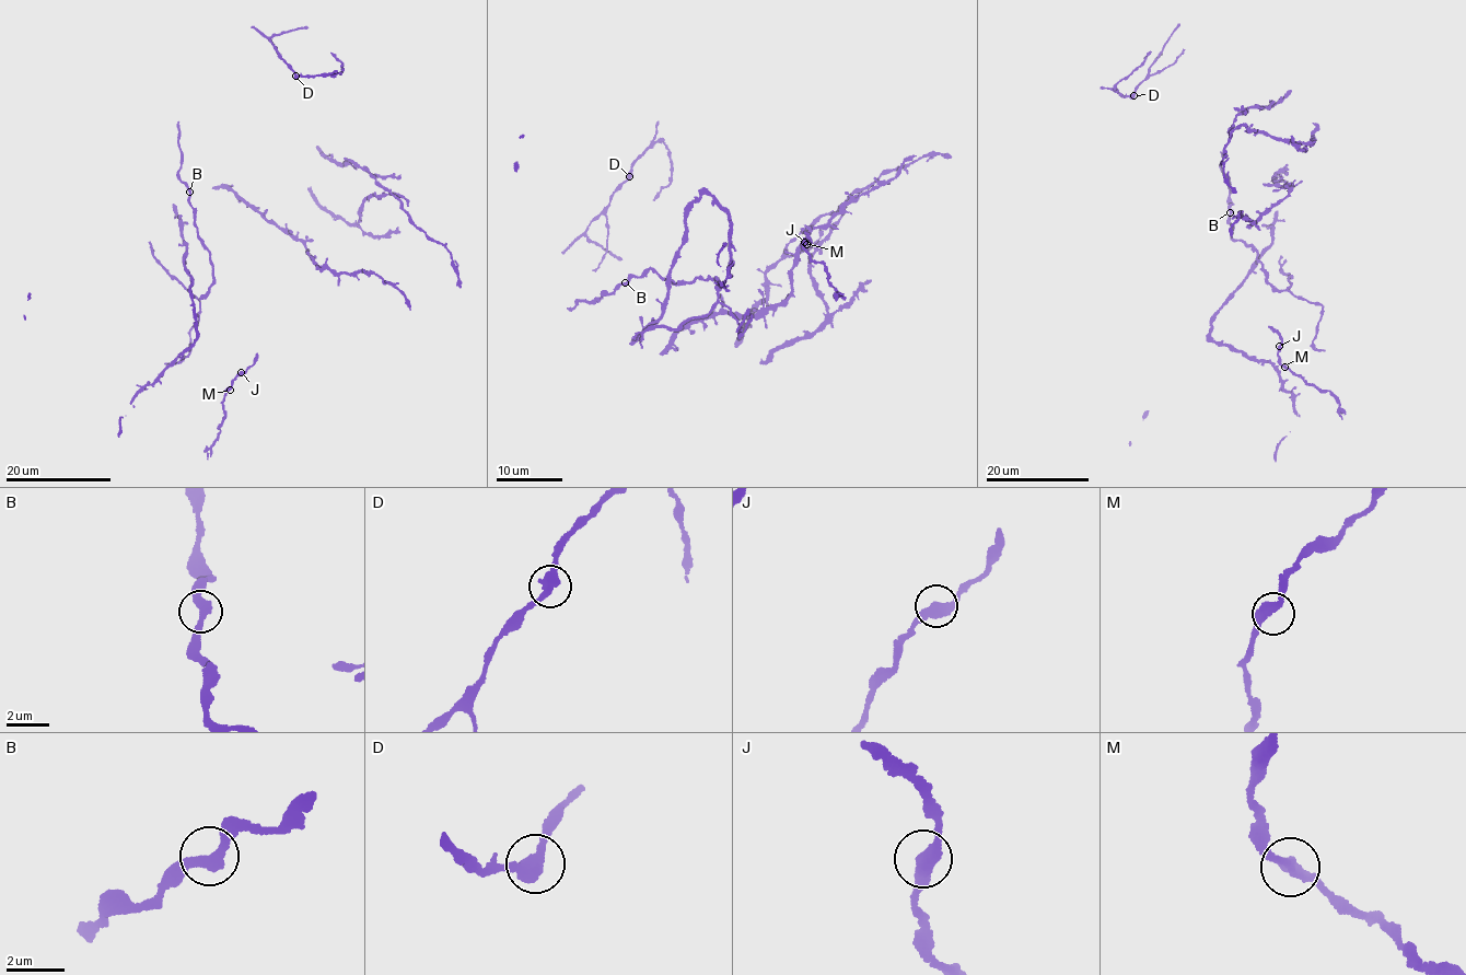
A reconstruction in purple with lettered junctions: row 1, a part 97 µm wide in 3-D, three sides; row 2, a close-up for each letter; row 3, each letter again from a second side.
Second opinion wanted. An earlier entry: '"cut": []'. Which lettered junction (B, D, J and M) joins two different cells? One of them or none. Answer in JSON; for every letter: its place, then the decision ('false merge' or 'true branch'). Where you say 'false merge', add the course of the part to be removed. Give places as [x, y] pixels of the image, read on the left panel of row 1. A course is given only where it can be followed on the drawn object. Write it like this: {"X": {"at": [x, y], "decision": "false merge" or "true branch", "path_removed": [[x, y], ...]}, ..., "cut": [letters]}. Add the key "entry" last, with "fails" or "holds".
{"B": {"at": [189, 192], "decision": "true branch"}, "D": {"at": [295, 76], "decision": "true branch"}, "J": {"at": [241, 372], "decision": "true branch"}, "M": {"at": [230, 390], "decision": "true branch"}, "cut": [], "entry": "holds"}

